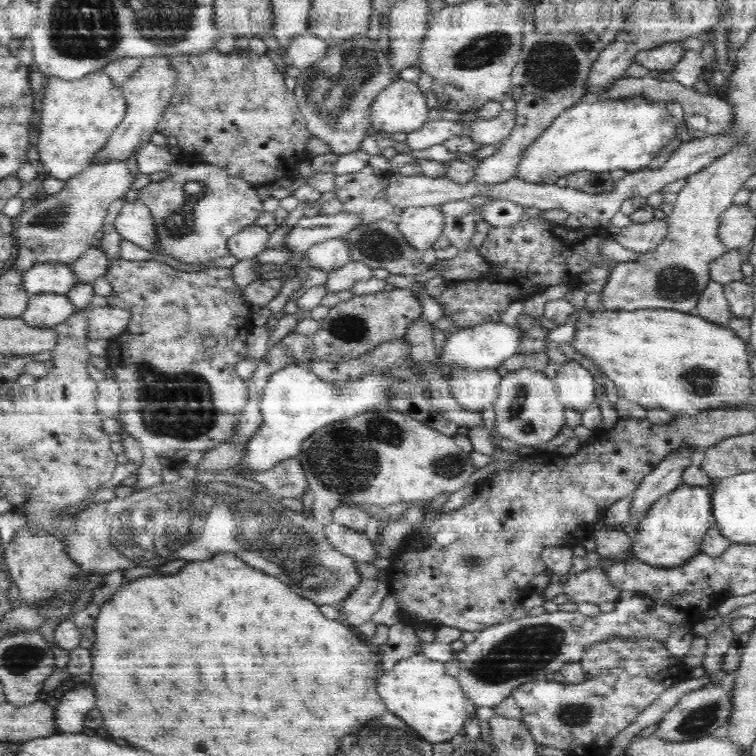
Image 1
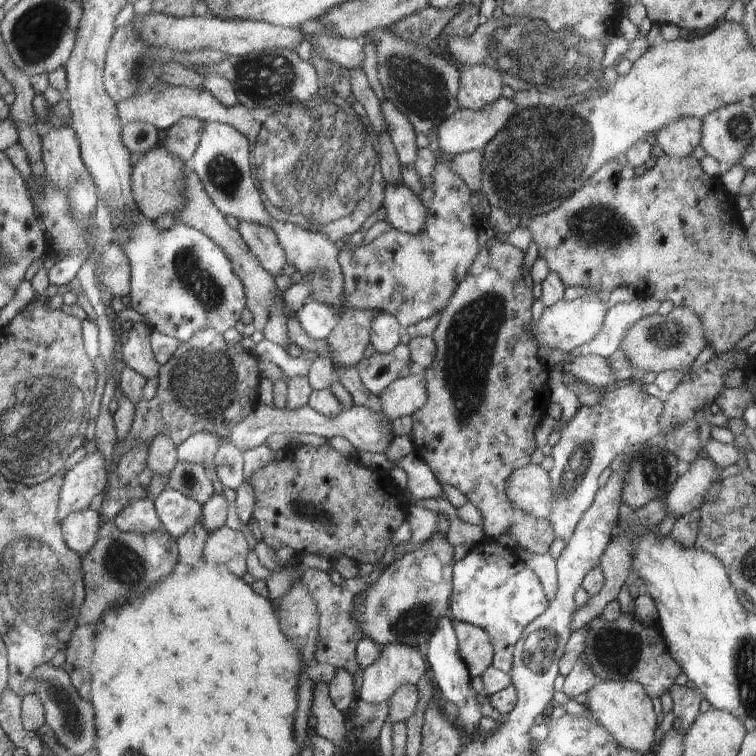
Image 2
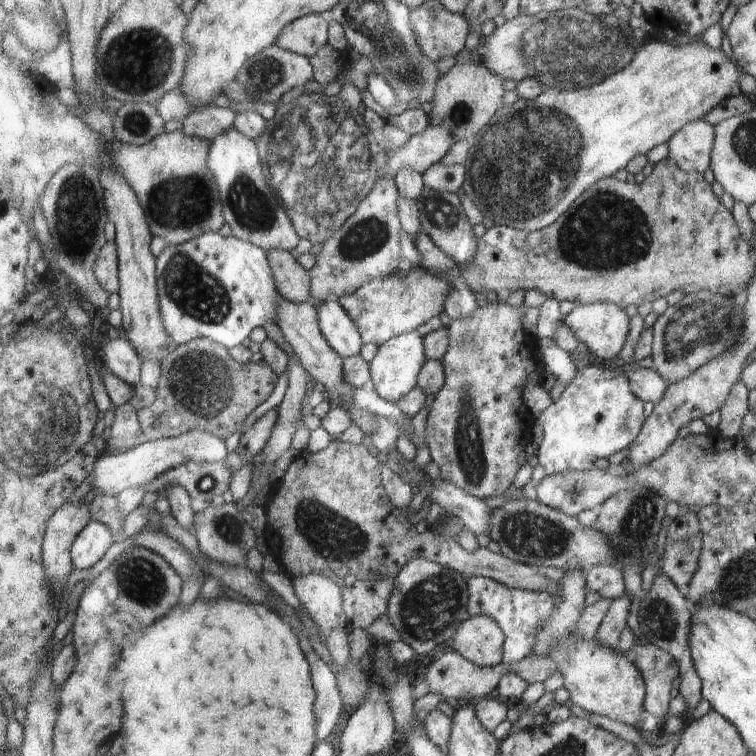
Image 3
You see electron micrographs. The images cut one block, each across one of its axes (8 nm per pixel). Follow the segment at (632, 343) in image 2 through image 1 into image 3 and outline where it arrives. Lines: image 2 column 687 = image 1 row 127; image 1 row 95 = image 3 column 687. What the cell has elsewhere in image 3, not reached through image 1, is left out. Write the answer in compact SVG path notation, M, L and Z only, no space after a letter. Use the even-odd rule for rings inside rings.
M699 291L688 293L681 302L669 308L654 324L650 366L667 383L677 384L694 375L704 365L730 351L741 336L745 324L744 308L736 308L728 294Z

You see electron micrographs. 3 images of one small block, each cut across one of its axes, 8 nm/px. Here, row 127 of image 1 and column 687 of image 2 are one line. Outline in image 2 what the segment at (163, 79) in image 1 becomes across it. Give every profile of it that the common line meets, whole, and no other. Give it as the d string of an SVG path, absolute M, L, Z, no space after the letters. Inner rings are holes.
M685 117L667 125L657 135L657 145L664 155L688 158L701 145L703 122Z

